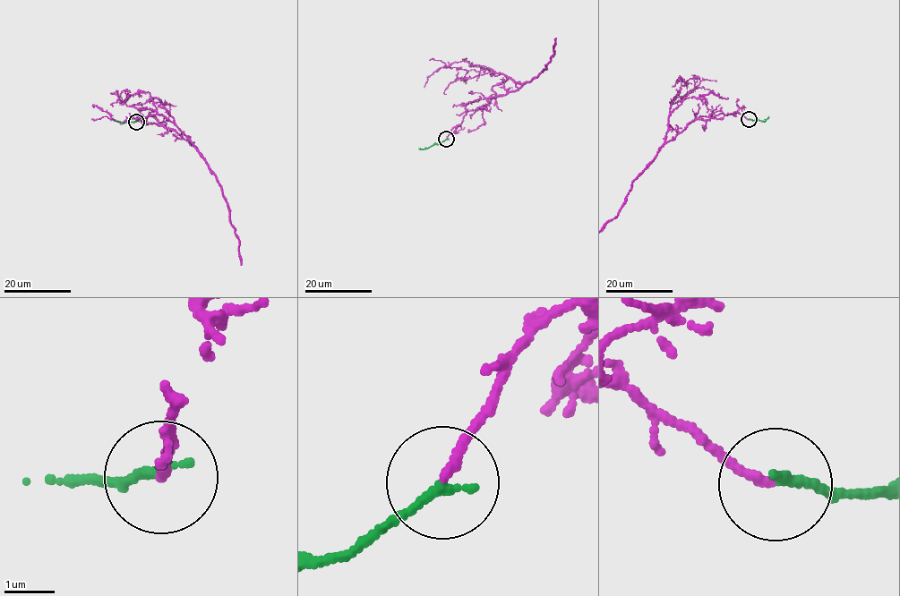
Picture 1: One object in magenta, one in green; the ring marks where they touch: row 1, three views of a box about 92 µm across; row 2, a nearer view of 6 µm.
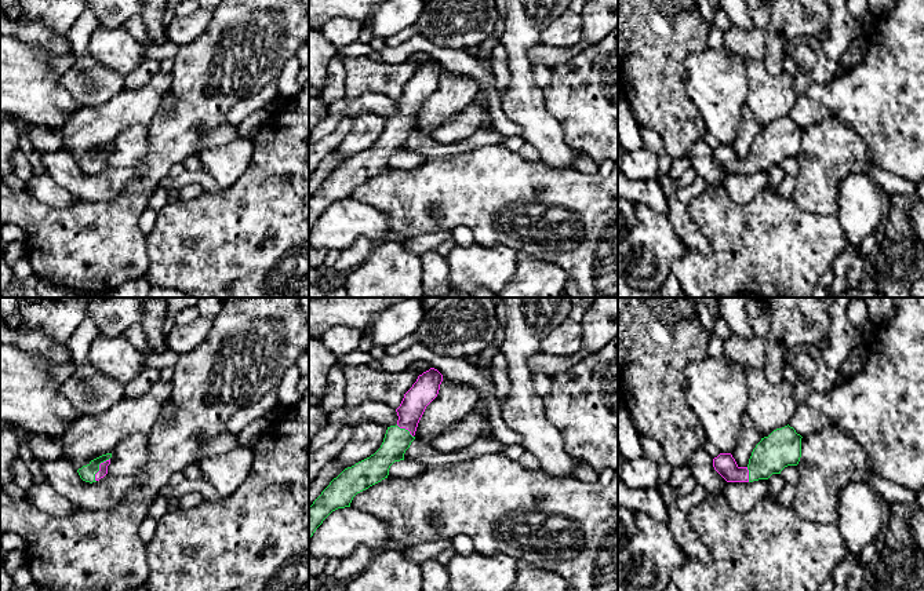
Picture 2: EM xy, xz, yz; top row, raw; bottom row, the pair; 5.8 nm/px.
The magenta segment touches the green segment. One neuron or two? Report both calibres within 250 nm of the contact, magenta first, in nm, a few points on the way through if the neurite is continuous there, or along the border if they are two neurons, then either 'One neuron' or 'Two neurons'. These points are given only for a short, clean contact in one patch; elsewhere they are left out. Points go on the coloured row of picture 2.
Thickness 50 nm (magenta) against 100 nm. Path across: xy (102, 471), (99, 469), (87, 473). One neuron

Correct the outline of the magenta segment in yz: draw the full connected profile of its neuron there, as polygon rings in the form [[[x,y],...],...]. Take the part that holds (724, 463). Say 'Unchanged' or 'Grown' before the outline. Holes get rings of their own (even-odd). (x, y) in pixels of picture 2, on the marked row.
Grown. [[[789,424],[774,430],[756,445],[746,467],[739,467],[731,453],[713,459],[714,470],[727,482],[753,482],[781,474],[787,466],[797,466],[801,457],[801,435]]]

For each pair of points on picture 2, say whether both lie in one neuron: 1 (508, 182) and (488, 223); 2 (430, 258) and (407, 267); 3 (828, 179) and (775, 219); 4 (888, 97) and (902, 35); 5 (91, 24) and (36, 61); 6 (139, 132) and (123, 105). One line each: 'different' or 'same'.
1: same
2: different
3: different
4: same
5: different
6: different

